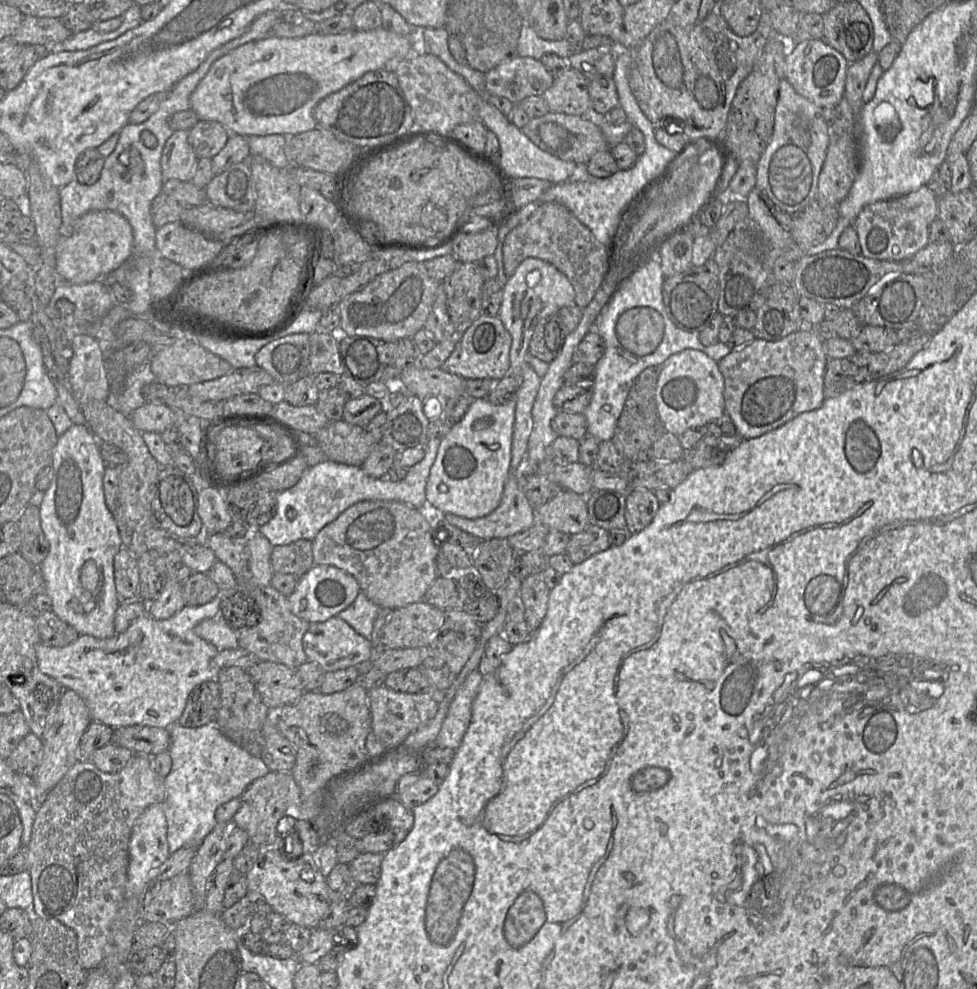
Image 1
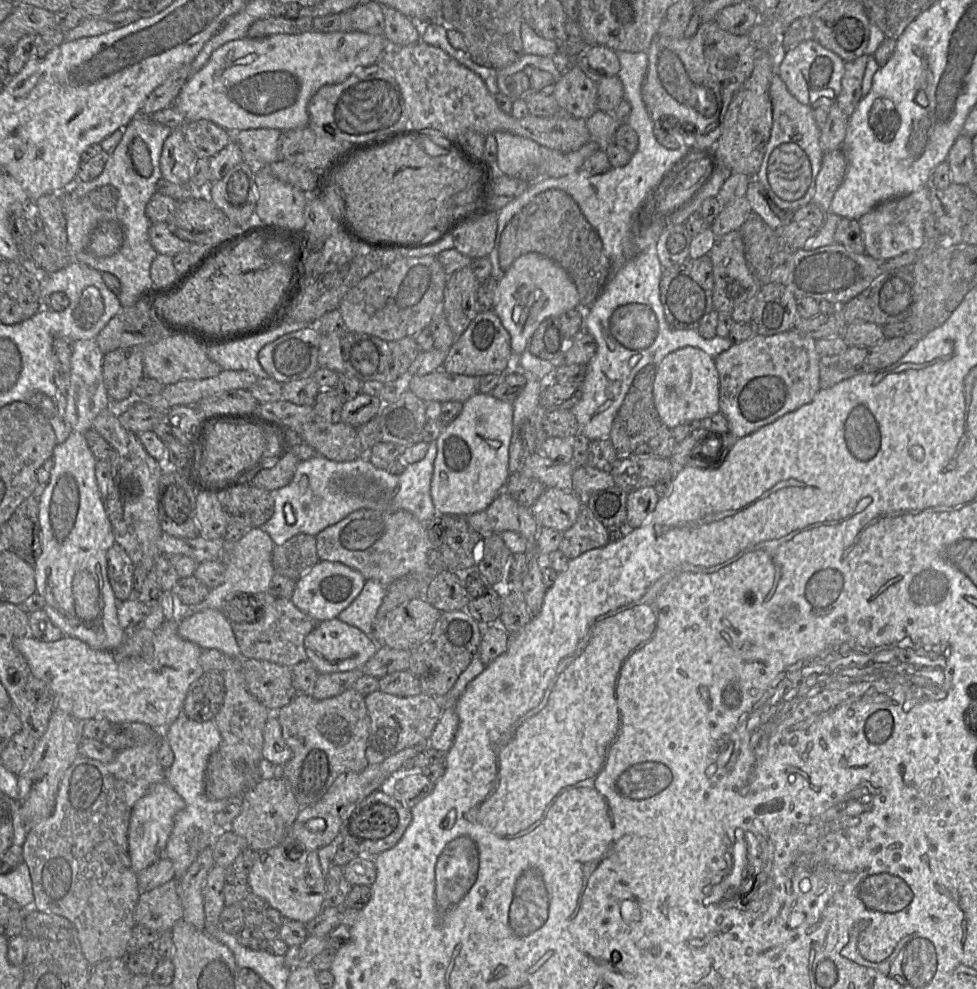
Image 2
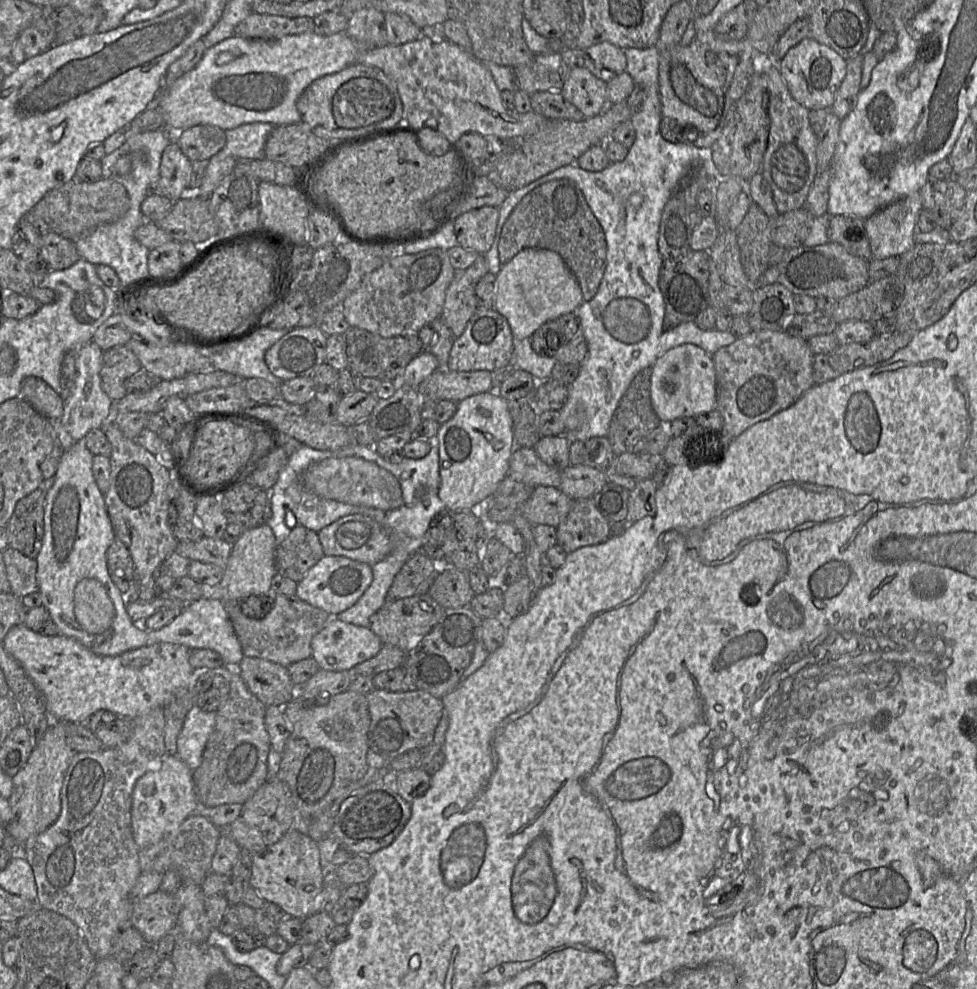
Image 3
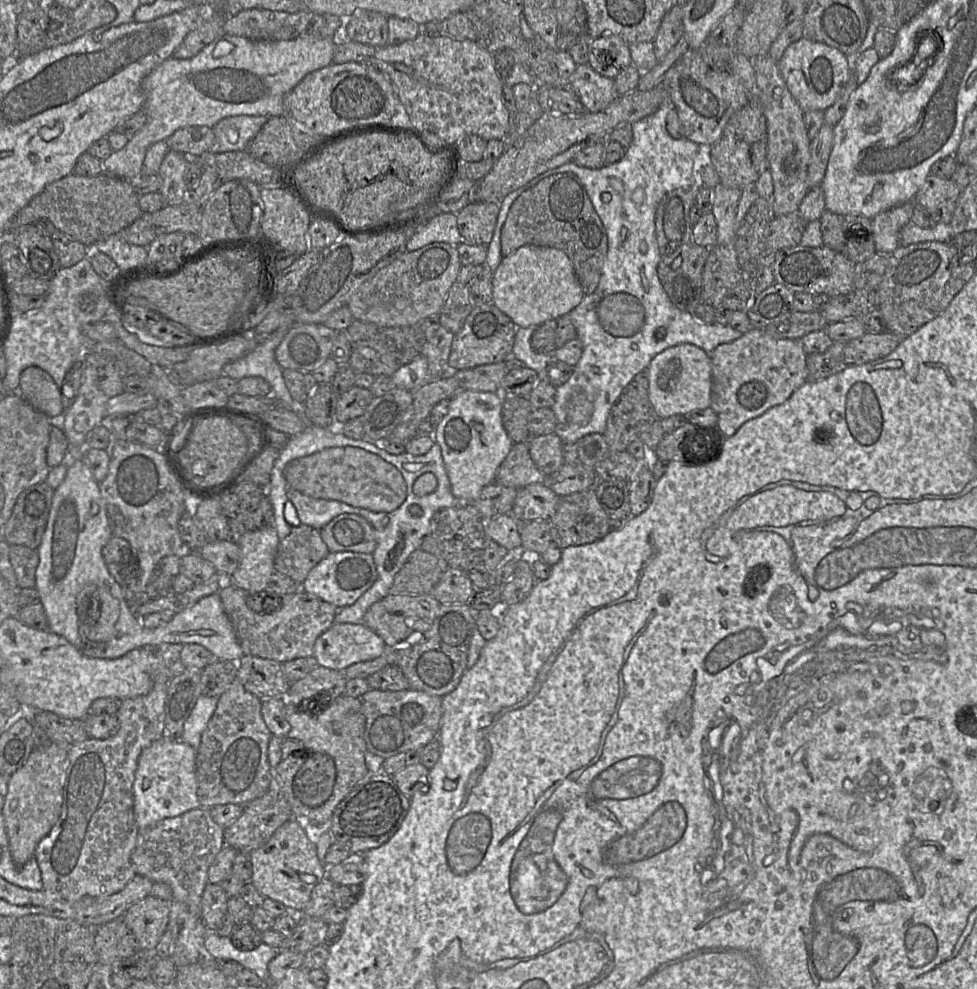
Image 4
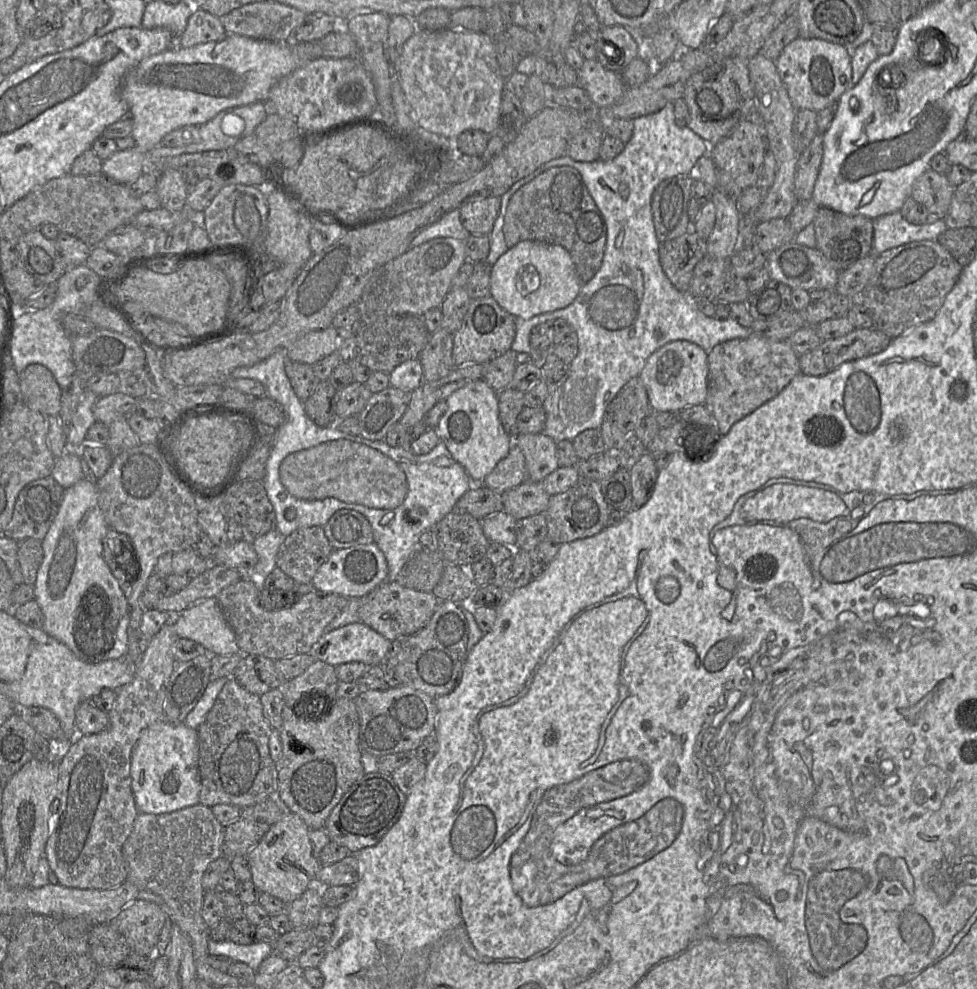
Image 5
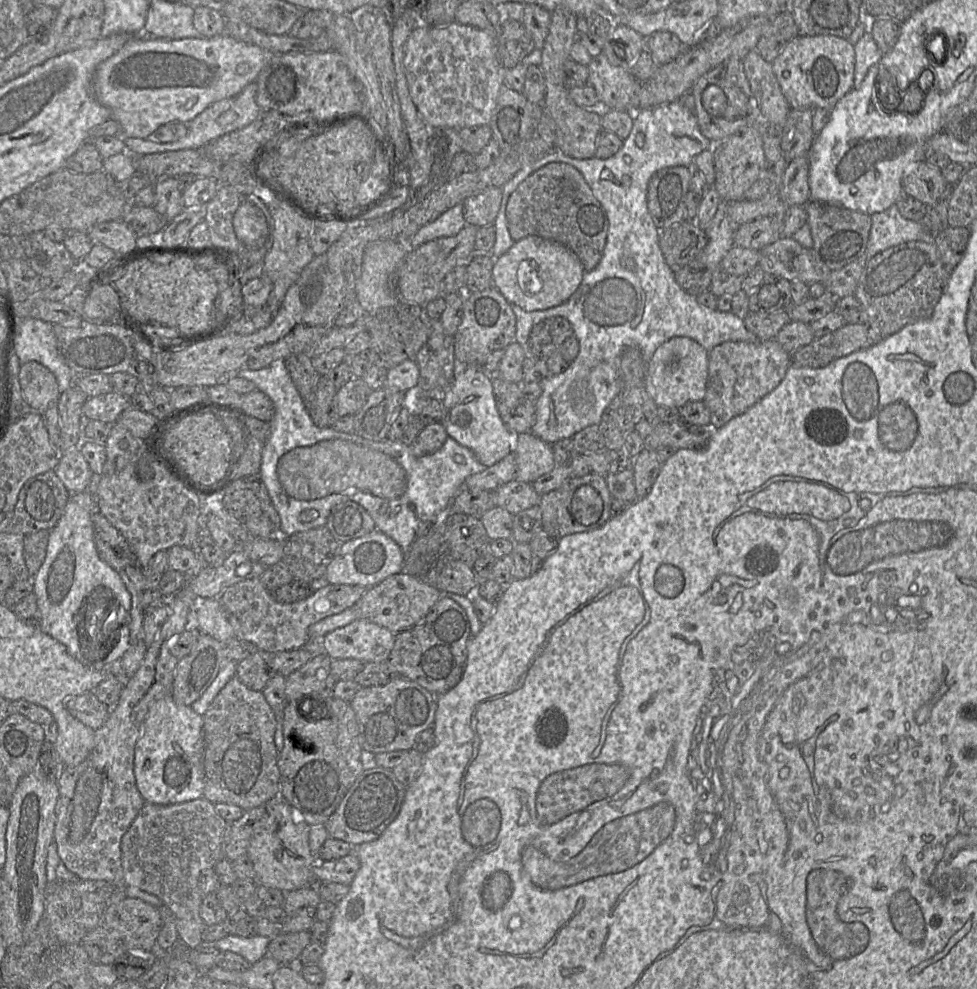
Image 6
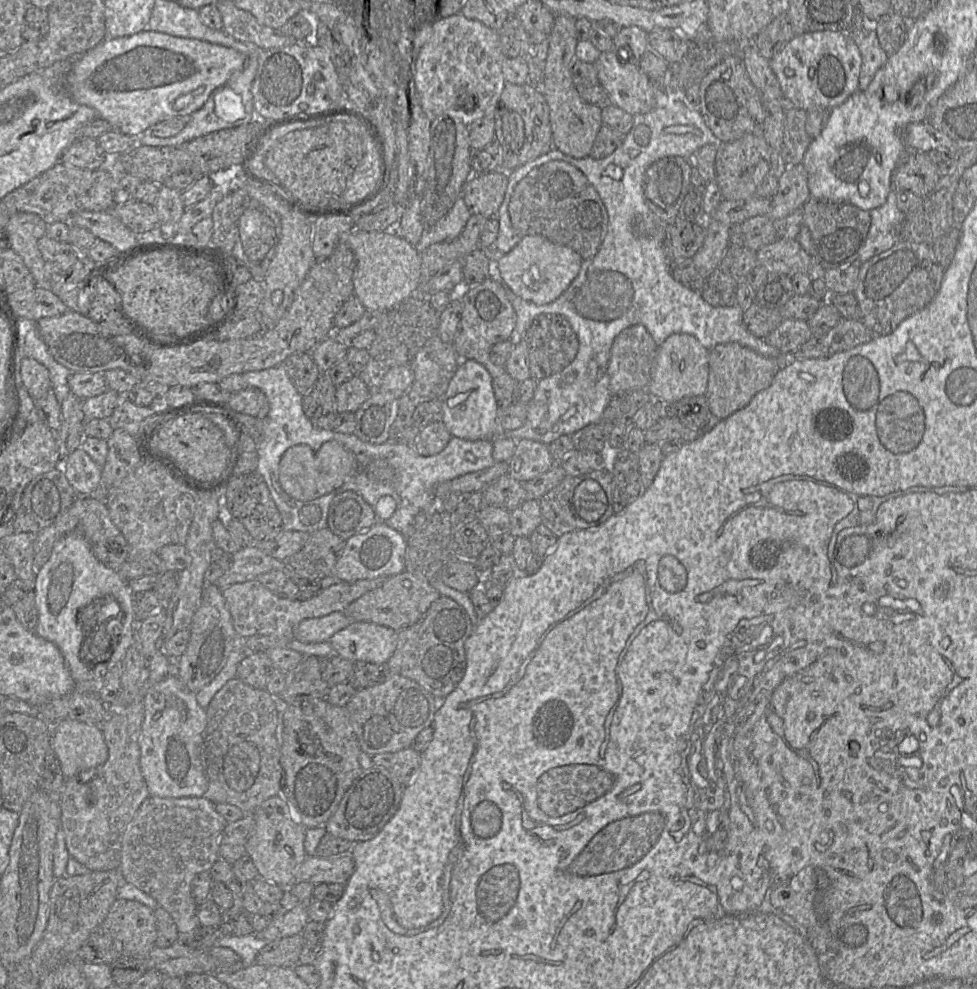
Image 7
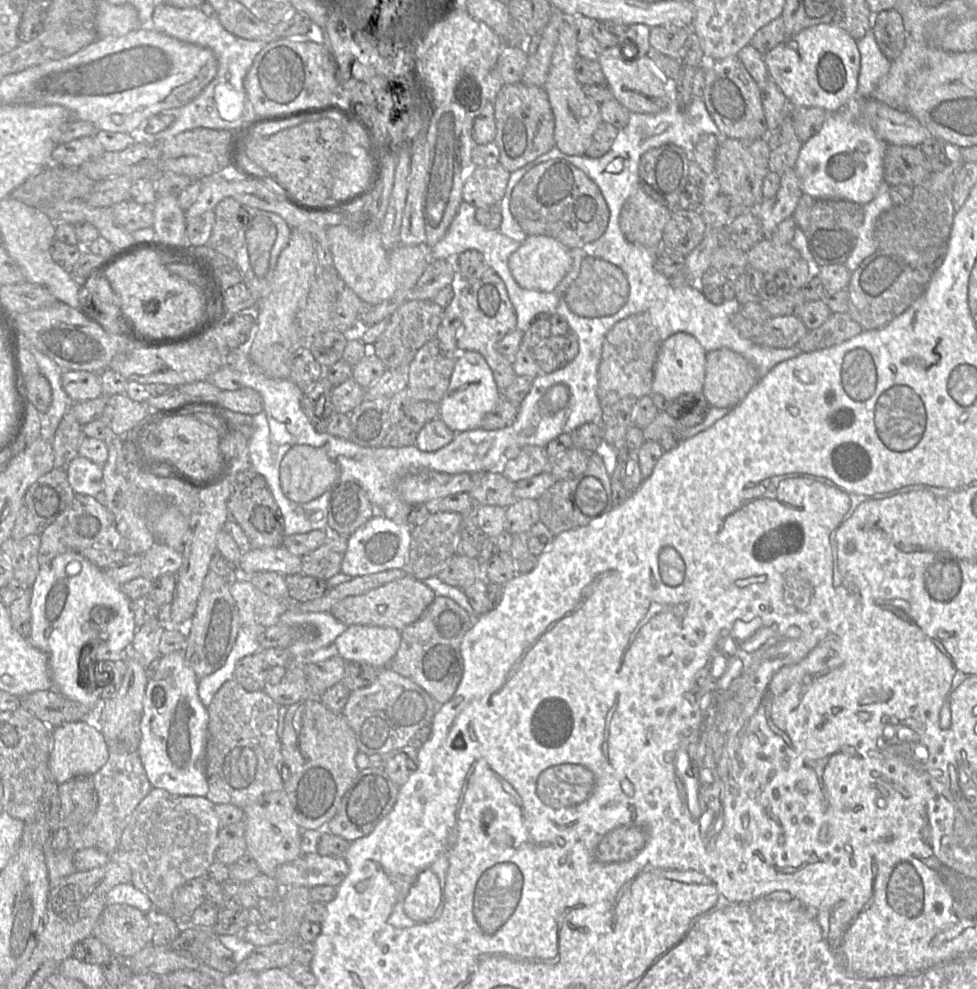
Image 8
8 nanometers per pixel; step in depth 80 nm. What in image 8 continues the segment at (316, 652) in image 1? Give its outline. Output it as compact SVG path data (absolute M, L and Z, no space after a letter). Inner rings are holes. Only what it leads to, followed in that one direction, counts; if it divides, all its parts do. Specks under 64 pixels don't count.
M351 625L334 641L345 661L360 661L386 668L400 645L400 631L391 627Z

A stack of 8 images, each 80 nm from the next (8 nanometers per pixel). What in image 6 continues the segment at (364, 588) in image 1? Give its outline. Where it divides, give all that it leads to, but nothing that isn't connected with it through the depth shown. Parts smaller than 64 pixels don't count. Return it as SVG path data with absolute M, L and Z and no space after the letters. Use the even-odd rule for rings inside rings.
M352 500L335 505L327 518L325 527L340 544L360 538L375 530L369 513Z

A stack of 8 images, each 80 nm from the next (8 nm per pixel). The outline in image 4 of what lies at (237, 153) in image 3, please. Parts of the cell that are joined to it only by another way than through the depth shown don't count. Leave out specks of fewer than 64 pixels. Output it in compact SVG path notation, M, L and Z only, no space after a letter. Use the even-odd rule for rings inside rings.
M239 115L224 118L212 129L215 142L211 151L216 153L246 151L250 141L267 122L266 116Z

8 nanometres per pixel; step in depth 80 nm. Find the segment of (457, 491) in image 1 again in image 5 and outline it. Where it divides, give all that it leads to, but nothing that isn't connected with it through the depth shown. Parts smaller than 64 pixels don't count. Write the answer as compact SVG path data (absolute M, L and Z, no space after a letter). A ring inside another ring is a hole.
M478 379L453 392L446 399L446 404L447 410L437 424L436 432L472 482L482 484L484 478L508 455L514 445L514 437L505 431L499 419L498 392L489 387L483 379Z

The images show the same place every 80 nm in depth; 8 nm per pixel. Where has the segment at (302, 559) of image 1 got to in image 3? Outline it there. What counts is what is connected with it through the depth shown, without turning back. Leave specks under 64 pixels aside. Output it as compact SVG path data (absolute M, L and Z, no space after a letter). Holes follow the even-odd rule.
M294 526L289 535L276 545L275 573L299 582L323 556L318 533Z

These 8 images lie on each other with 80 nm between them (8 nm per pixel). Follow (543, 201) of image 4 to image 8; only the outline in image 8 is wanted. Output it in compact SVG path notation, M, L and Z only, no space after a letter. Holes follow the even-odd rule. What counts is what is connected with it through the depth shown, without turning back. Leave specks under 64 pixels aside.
M550 159L524 174L512 191L510 210L526 235L549 236L568 249L581 248L599 239L610 216L599 187L565 159Z

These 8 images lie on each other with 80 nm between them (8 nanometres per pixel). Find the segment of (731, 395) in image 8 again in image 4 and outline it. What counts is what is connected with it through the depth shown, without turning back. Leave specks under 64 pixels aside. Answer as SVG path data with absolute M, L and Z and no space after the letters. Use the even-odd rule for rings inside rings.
M752 328L740 338L717 346L710 353L710 408L718 416L717 426L723 436L733 436L745 422L782 404L804 384L807 381L806 357L799 341L775 338L758 328Z

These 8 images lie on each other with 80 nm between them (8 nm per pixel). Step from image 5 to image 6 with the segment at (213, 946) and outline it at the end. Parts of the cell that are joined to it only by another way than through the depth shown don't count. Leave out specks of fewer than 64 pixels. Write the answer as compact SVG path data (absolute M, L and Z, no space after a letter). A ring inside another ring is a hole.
M228 934L214 943L220 952L231 951L241 955L251 965L261 960L267 954L270 938L253 935L247 938Z

